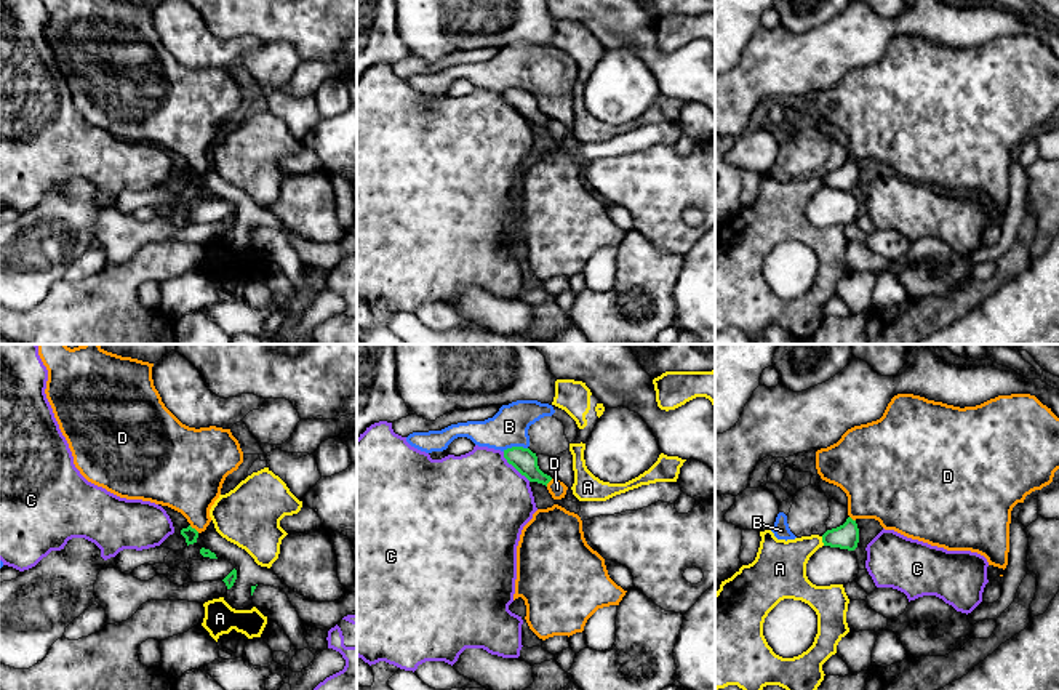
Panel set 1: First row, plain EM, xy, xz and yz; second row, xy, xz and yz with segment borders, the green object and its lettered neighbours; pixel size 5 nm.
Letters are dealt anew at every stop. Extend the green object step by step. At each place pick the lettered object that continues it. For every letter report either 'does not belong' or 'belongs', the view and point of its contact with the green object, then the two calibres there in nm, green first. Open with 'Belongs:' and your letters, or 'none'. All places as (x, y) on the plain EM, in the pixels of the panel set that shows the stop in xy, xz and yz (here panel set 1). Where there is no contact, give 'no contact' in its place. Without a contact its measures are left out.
Belongs: D
A: does not belong | yz (823, 183) | 130/260 nm
B: does not belong | xz (514, 88) | 120/190 nm
C: does not belong | xz (514, 108) | 120/500 nm
D: belongs | xy (194, 170) | 70/340 nm

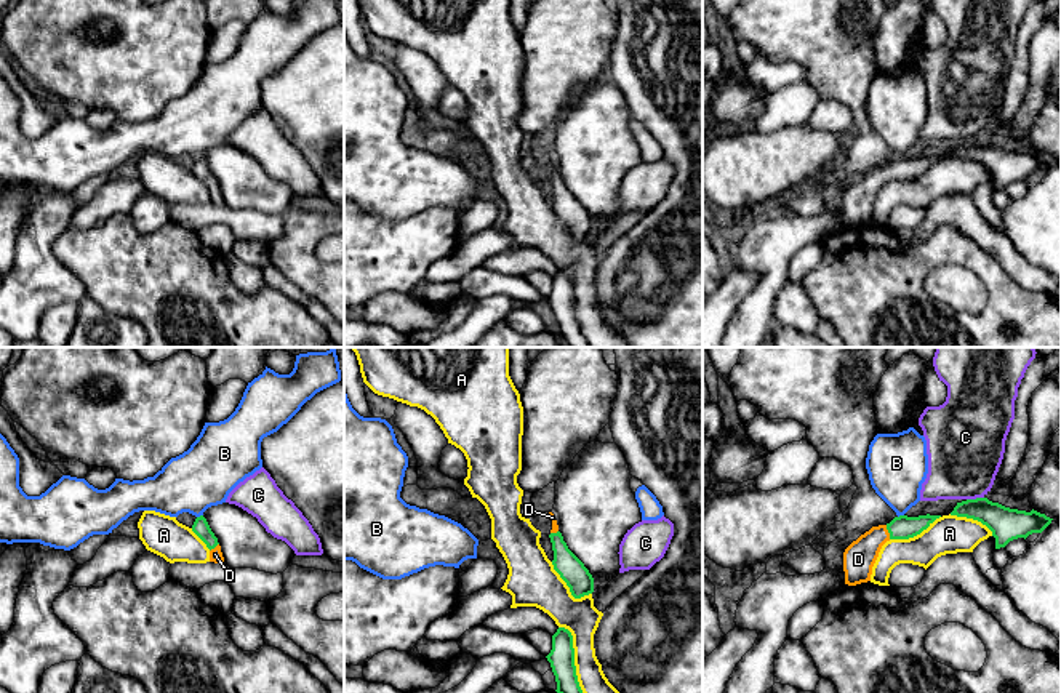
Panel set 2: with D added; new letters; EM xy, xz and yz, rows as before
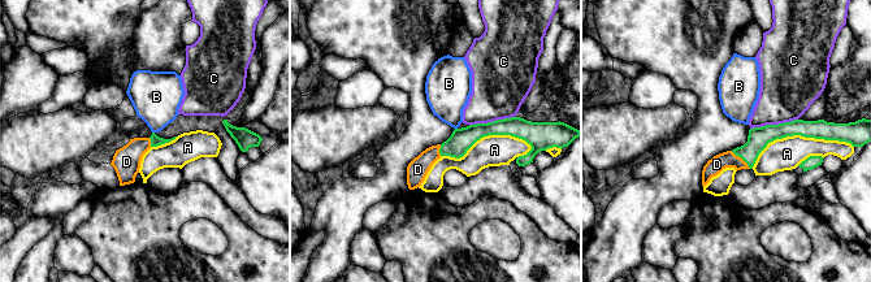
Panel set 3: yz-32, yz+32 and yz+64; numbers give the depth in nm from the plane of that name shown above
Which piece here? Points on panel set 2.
Belongs: D
A: does not belong | xz (573, 304) | 130/180 nm
B: does not belong | xy (200, 157) | 90/320 nm
C: does not belong | yz (976, 140) | 160/380 nm
D: belongs | yz (888, 173) | 120/160 nm

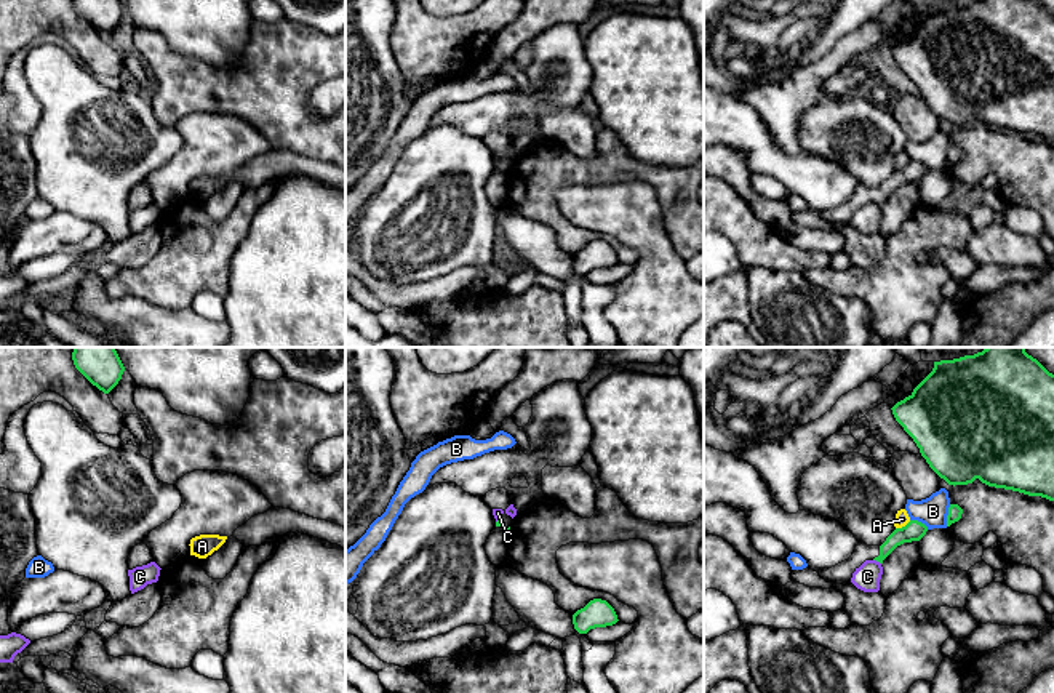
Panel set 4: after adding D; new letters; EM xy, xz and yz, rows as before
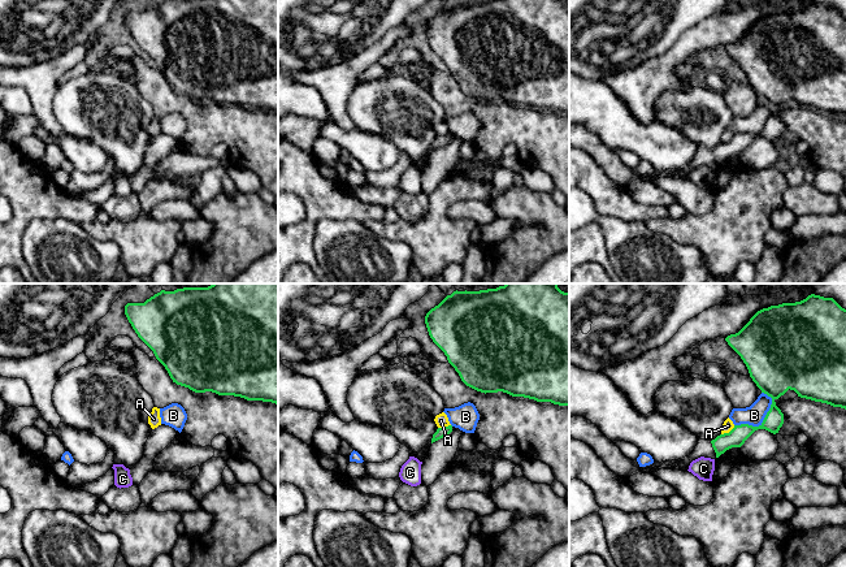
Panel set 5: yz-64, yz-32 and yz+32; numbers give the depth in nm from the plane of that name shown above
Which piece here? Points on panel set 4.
Belongs: none
A: does not belong | yz (902, 168) | 100/70 nm
B: does not belong | yz (947, 157) | 70/150 nm
C: does not belong | yz (877, 202) | 100/130 nm

